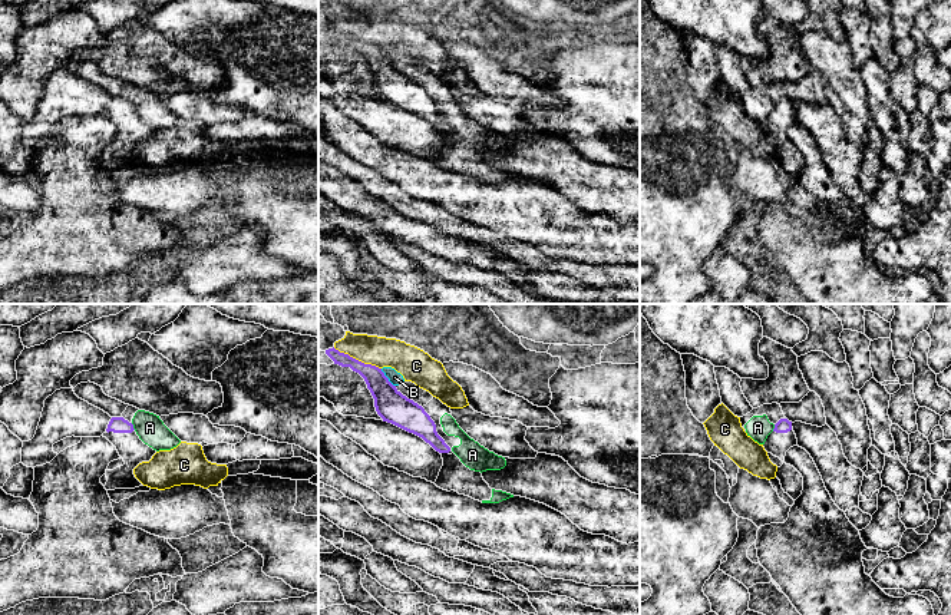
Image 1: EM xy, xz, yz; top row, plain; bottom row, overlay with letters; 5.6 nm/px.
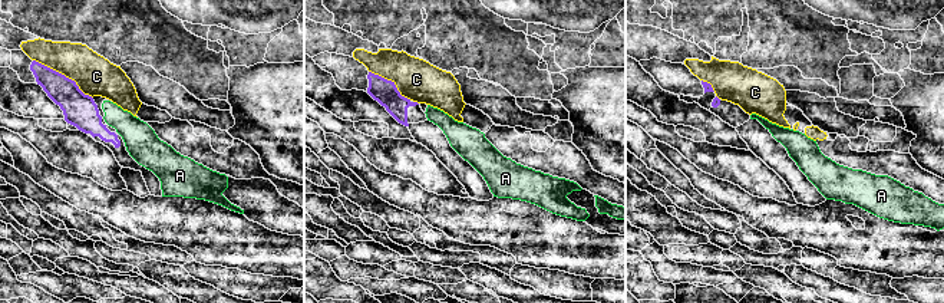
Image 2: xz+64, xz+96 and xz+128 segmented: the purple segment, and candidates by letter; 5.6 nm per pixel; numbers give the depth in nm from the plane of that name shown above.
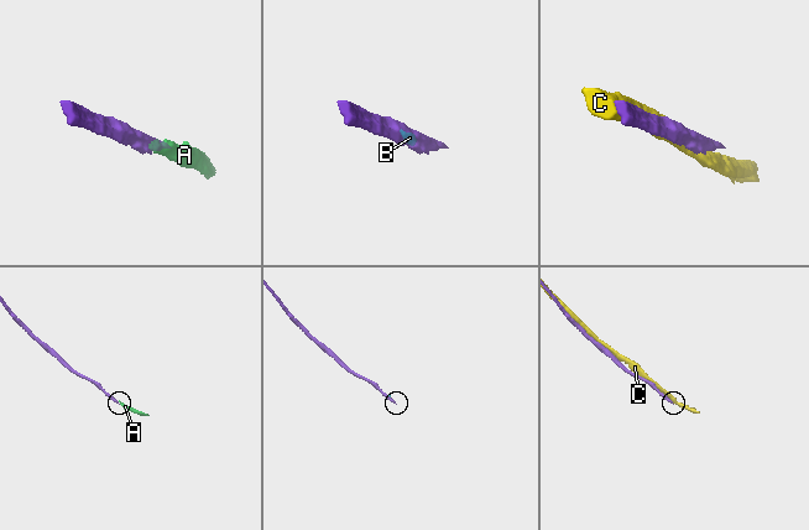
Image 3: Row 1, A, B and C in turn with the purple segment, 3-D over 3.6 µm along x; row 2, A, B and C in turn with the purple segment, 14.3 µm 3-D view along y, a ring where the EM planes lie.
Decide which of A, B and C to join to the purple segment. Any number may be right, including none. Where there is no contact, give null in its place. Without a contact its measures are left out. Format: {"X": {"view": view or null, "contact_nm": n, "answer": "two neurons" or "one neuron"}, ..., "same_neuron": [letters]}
{"A": {"view": "xy", "contact_nm": 50, "answer": "two neurons"}, "B": {"view": "xz", "contact_nm": 130, "answer": "two neurons"}, "C": {"view": "xz", "contact_nm": 300, "answer": "two neurons"}, "same_neuron": []}

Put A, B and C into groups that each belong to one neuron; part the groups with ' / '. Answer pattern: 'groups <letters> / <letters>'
groups A B / C

